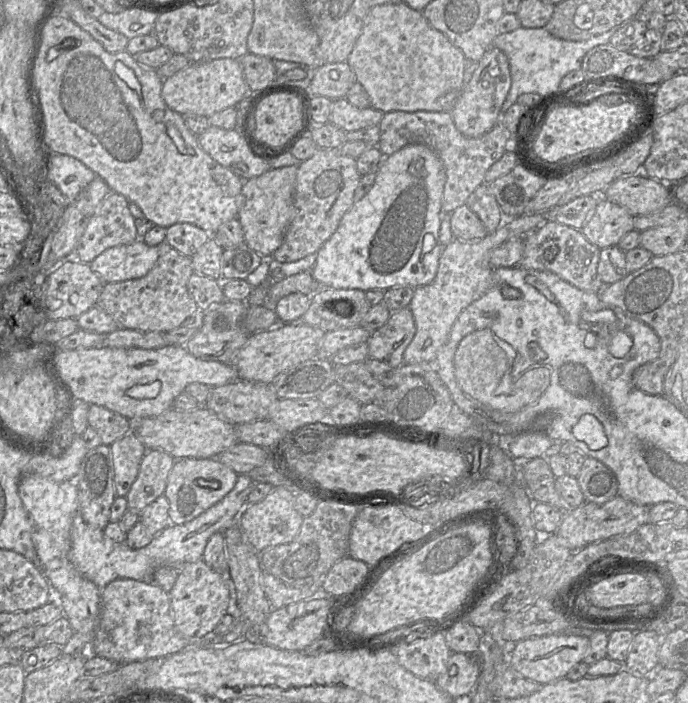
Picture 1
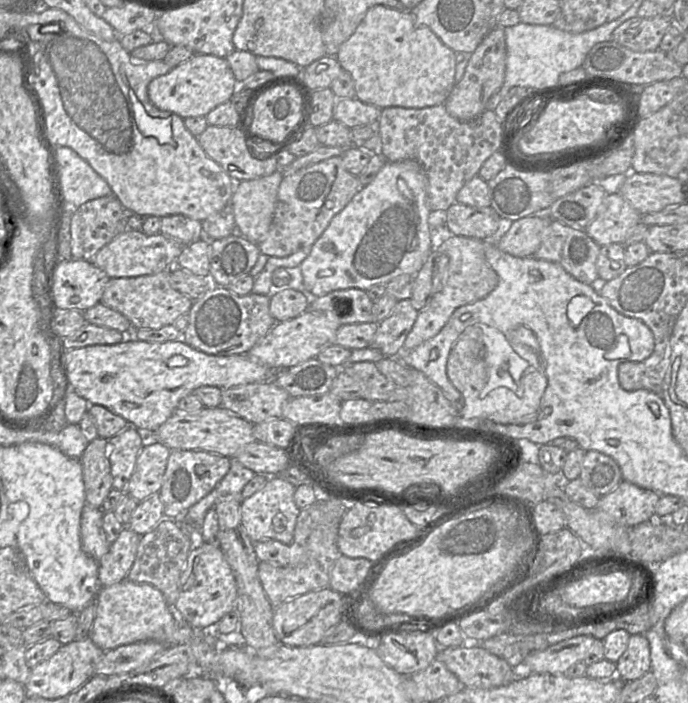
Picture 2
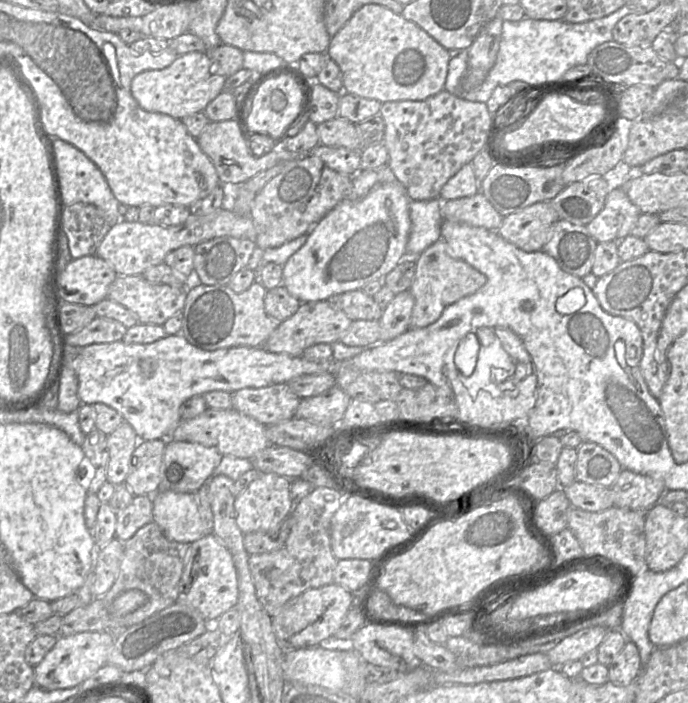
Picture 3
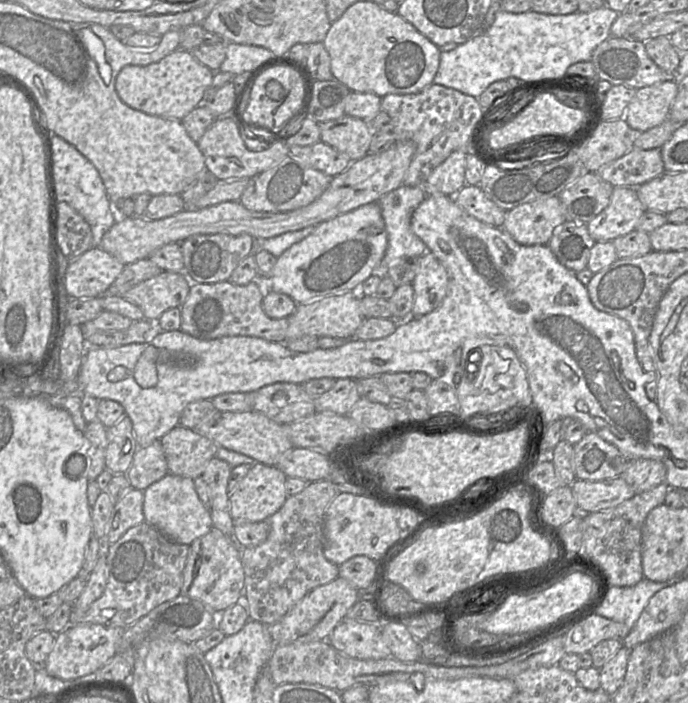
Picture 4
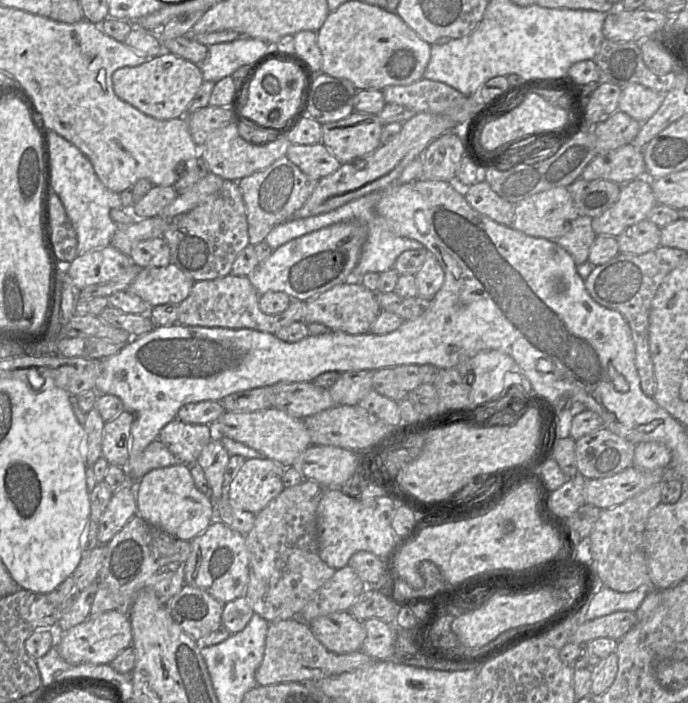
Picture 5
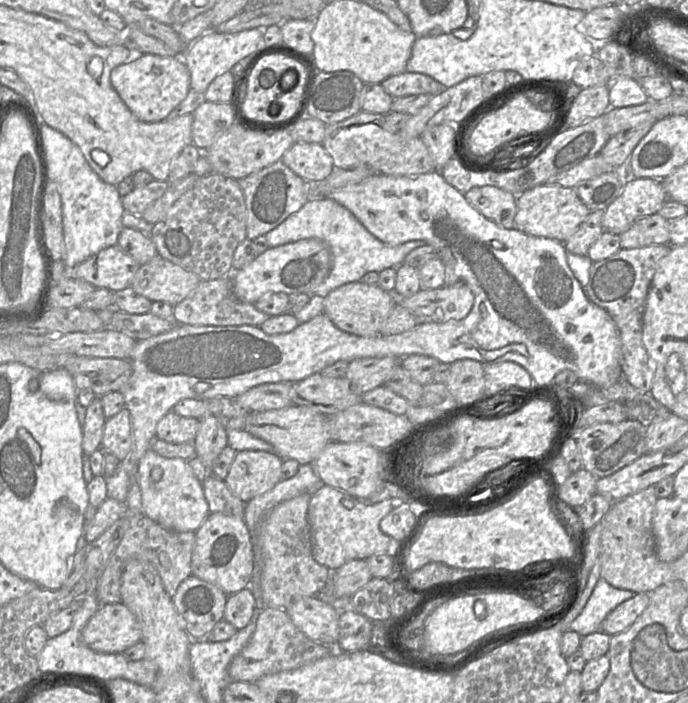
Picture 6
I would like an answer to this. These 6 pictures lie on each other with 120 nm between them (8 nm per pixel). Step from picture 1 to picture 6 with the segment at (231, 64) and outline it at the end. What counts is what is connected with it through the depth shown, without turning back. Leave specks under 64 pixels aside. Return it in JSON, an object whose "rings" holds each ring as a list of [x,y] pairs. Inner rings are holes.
{"rings":[[[137,53],[130,61],[116,66],[110,74],[111,85],[129,110],[143,122],[160,122],[187,96],[190,72],[181,57]]]}

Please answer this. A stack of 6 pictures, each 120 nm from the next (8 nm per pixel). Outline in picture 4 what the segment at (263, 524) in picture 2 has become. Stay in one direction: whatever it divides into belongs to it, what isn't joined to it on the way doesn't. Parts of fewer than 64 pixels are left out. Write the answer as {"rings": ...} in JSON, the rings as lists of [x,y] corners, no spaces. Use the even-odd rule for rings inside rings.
{"rings":[[[255,463],[229,496],[235,522],[260,522],[276,513],[287,499],[287,476],[276,466]]]}

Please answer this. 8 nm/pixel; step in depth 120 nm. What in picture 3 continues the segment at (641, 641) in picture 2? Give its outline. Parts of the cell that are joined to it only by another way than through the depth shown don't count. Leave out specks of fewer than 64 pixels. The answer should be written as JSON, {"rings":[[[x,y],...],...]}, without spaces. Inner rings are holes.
{"rings":[[[627,641],[608,666],[609,682],[616,686],[627,686],[637,679],[641,671],[638,648],[632,641]]]}

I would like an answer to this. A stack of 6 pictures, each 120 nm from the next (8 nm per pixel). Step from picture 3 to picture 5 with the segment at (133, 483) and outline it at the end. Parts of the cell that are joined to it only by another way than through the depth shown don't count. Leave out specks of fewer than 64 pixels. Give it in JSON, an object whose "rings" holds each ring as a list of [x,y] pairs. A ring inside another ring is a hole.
{"rings":[[[156,439],[146,449],[125,467],[129,479],[139,481],[146,473],[153,469],[163,468],[178,464],[178,459],[171,453],[168,447]]]}

